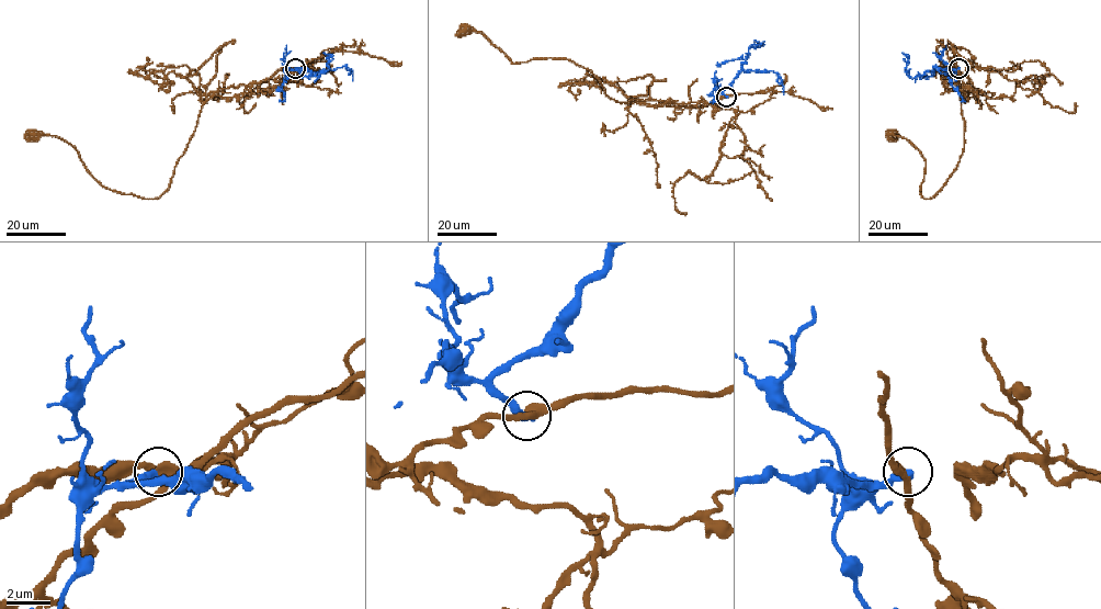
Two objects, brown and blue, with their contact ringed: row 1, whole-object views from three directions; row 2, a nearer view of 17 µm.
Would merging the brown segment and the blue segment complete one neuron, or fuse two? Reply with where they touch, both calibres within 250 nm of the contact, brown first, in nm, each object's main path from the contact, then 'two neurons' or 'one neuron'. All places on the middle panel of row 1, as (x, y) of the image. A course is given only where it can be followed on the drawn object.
place (726, 97); calibres 280 and 380 nm; course brown (726, 97), (653, 106), (636, 99), (615, 101), (587, 69), (565, 58), (513, 63), (481, 33), (465, 31); course blue (726, 97), (722, 92), (737, 76), (742, 71), (756, 70), (773, 71), (783, 86), (783, 94); two neurons

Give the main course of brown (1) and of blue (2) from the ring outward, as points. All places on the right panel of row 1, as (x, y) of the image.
1: (958, 68), (968, 98), (961, 101), (963, 154), (931, 199), (920, 194), (921, 154), (893, 135)
2: (958, 68), (938, 68), (932, 72), (933, 67), (948, 71), (956, 80)

